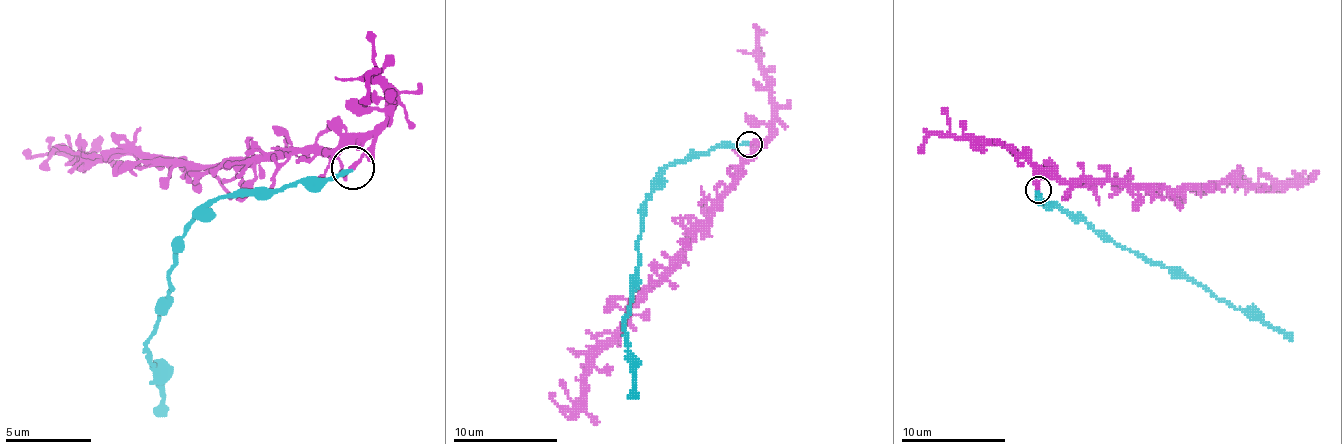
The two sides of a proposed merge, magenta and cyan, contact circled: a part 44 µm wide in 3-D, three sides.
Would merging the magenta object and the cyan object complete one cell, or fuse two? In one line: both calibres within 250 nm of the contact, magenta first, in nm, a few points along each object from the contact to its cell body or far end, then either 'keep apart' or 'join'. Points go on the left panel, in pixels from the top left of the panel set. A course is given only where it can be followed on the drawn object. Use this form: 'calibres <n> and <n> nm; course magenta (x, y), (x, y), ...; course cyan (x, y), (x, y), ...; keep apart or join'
calibres 200 and 200 nm; course magenta (351, 166), (364, 153), (351, 145), (213, 166), (161, 166), (135, 153), (31, 158), (23, 149); course cyan (351, 171), (299, 179), (282, 188), (230, 192), (183, 235), (170, 270), (170, 296), (148, 339), (165, 417); keep apart

